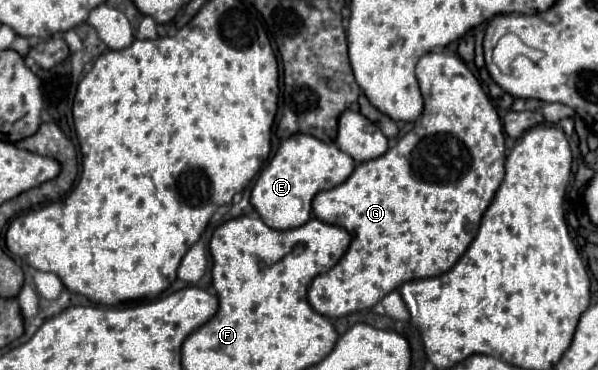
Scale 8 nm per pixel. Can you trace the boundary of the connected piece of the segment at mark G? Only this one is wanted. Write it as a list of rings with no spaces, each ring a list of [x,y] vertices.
[[[427,53],[419,59],[417,63],[417,81],[419,81],[419,87],[421,87],[421,95],[423,95],[423,101],[425,101],[425,109],[423,109],[423,115],[419,119],[419,123],[413,127],[413,131],[409,131],[395,147],[391,147],[387,153],[383,153],[381,157],[377,159],[371,159],[371,161],[365,161],[365,163],[359,163],[355,167],[355,171],[351,173],[351,177],[329,189],[329,191],[319,191],[319,195],[315,195],[313,199],[313,215],[323,221],[323,223],[331,223],[331,225],[337,225],[337,227],[343,227],[349,235],[351,235],[351,245],[349,249],[345,251],[343,259],[331,267],[329,271],[317,275],[307,291],[307,301],[311,303],[311,307],[325,315],[325,317],[343,317],[343,315],[349,315],[349,313],[355,313],[355,311],[361,311],[365,307],[373,307],[375,303],[379,303],[379,299],[383,299],[383,295],[391,293],[393,289],[397,289],[399,285],[403,285],[405,281],[411,281],[411,279],[421,279],[421,277],[437,277],[437,275],[443,275],[445,271],[449,271],[457,261],[459,257],[467,251],[467,247],[471,245],[471,241],[475,239],[477,231],[479,231],[479,223],[481,223],[481,217],[485,213],[485,209],[489,207],[495,191],[499,189],[501,181],[503,181],[505,175],[505,159],[506,159],[506,145],[503,127],[501,127],[501,118],[499,117],[493,102],[489,96],[485,93],[479,81],[475,79],[475,75],[469,71],[469,67],[463,63],[461,57],[457,55],[447,55],[447,53]]]

